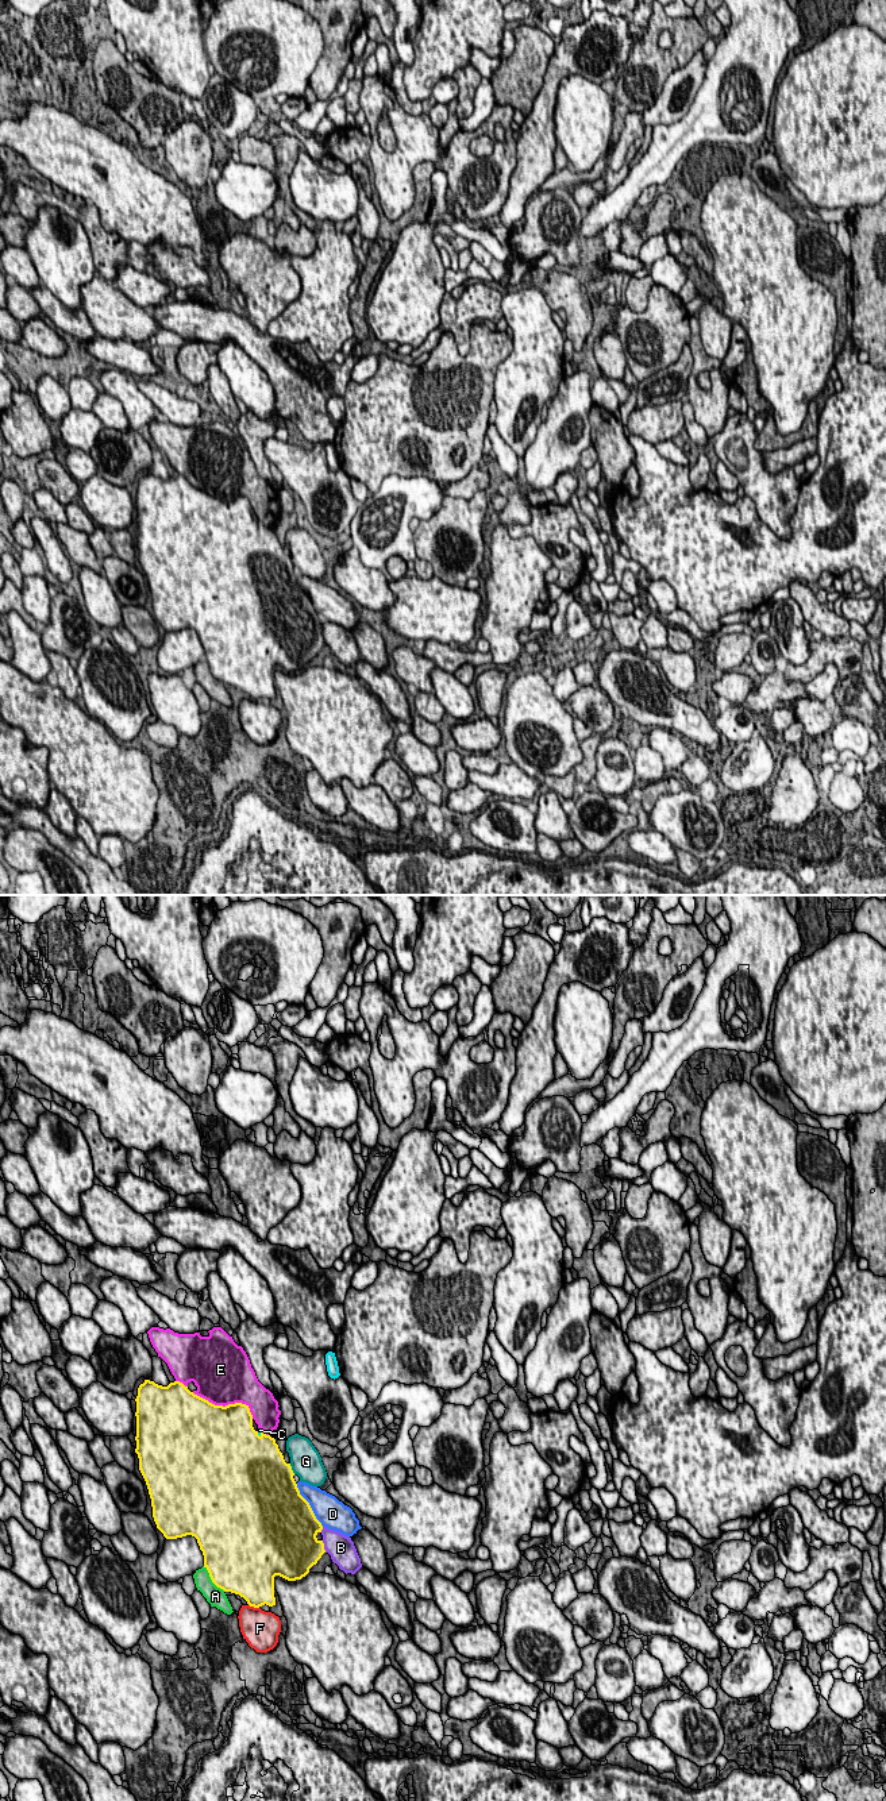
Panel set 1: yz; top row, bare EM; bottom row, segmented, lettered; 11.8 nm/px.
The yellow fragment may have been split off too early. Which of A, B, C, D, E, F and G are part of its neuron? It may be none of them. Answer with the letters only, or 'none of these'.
C

